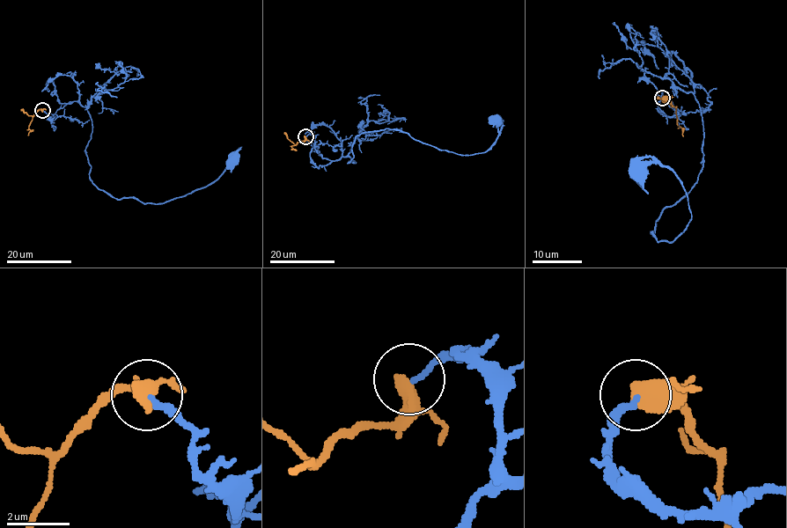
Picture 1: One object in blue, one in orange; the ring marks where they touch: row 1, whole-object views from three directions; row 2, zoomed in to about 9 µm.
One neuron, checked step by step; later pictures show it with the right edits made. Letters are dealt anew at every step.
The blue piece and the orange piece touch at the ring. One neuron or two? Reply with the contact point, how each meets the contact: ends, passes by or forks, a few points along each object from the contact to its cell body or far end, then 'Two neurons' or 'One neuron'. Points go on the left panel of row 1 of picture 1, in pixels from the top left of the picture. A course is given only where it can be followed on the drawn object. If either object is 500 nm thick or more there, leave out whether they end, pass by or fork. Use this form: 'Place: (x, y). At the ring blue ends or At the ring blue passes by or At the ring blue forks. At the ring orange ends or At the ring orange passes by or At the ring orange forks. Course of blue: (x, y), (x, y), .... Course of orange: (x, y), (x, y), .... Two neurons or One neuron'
Place: (42, 110). Course of blue: (42, 110), (51, 121), (68, 103), (86, 108), (89, 172), (118, 199), (184, 196), (233, 157). Course of orange: (41, 110), (33, 117), (28, 135). One neuron

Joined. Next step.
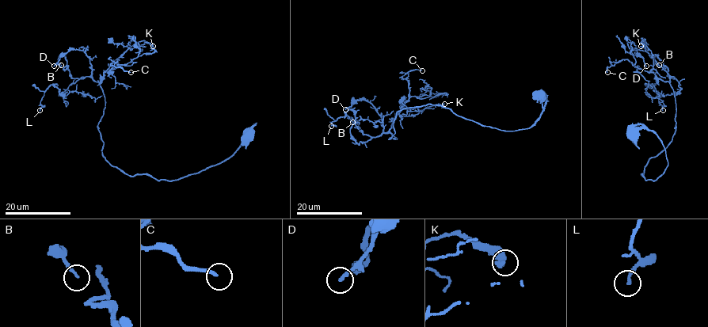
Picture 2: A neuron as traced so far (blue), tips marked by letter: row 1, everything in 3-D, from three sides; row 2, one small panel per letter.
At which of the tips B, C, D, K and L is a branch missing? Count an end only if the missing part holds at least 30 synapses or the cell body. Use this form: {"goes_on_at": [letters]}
{"goes_on_at": []}

